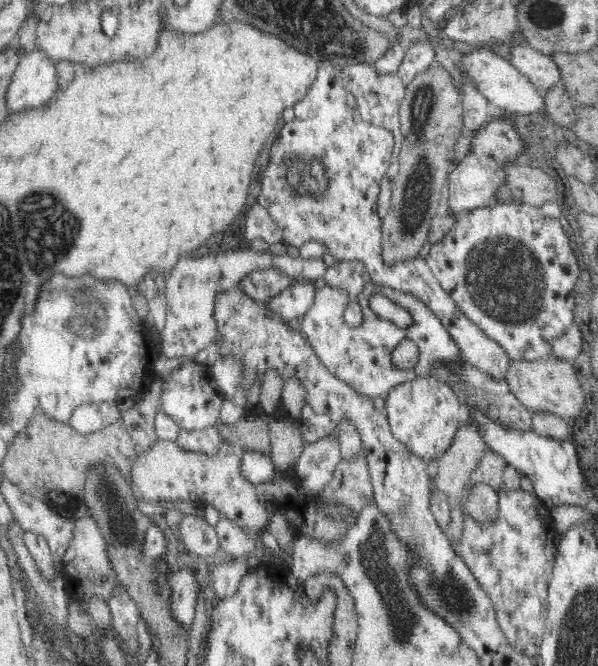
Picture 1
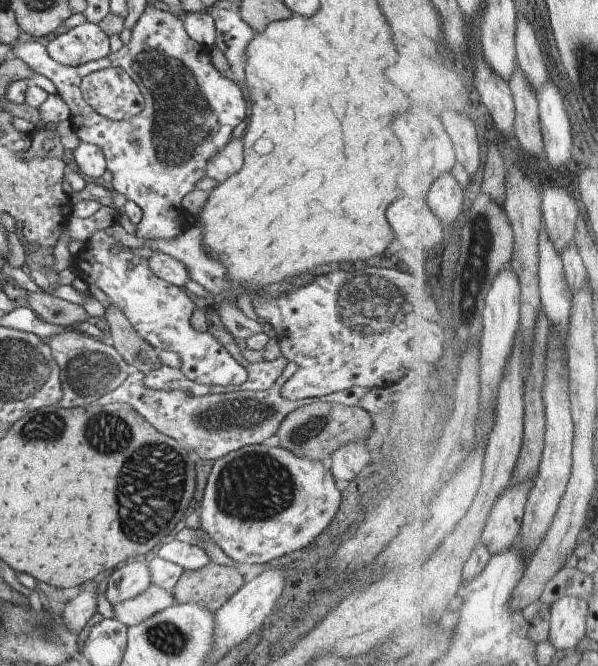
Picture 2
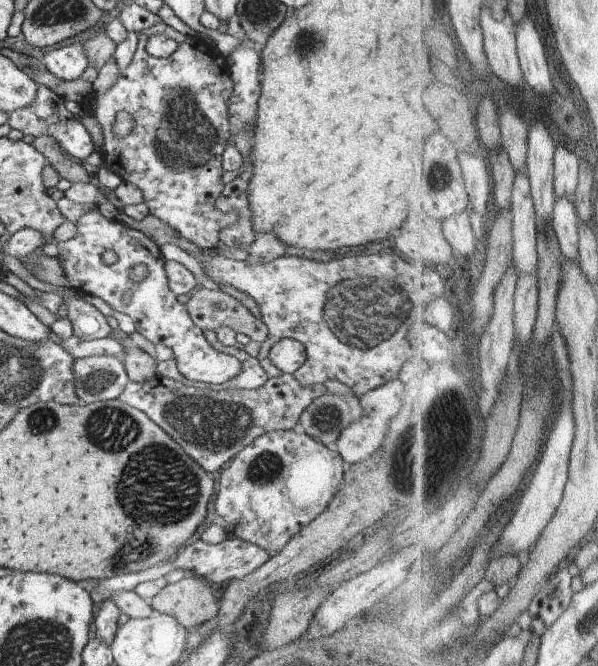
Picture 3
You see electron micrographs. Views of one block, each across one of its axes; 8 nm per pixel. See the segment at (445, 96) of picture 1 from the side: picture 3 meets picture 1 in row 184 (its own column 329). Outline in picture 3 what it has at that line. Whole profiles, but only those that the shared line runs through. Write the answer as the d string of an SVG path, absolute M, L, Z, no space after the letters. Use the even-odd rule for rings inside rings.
M327 392L314 399L300 415L305 433L326 446L334 444L346 426L363 417L359 397Z

